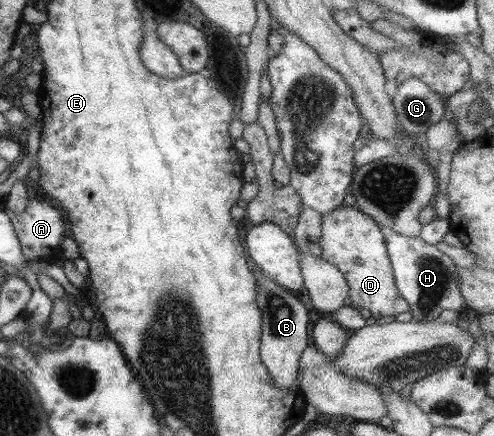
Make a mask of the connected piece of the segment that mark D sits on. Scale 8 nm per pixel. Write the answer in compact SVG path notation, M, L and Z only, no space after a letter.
M338 206L335 210L321 215L321 230L319 246L323 260L332 264L345 279L348 286L347 303L353 308L364 308L371 312L371 319L380 319L384 316L395 316L408 311L409 306L401 298L394 284L394 270L391 268L388 252L386 251L384 235L373 220L362 214L353 206Z

